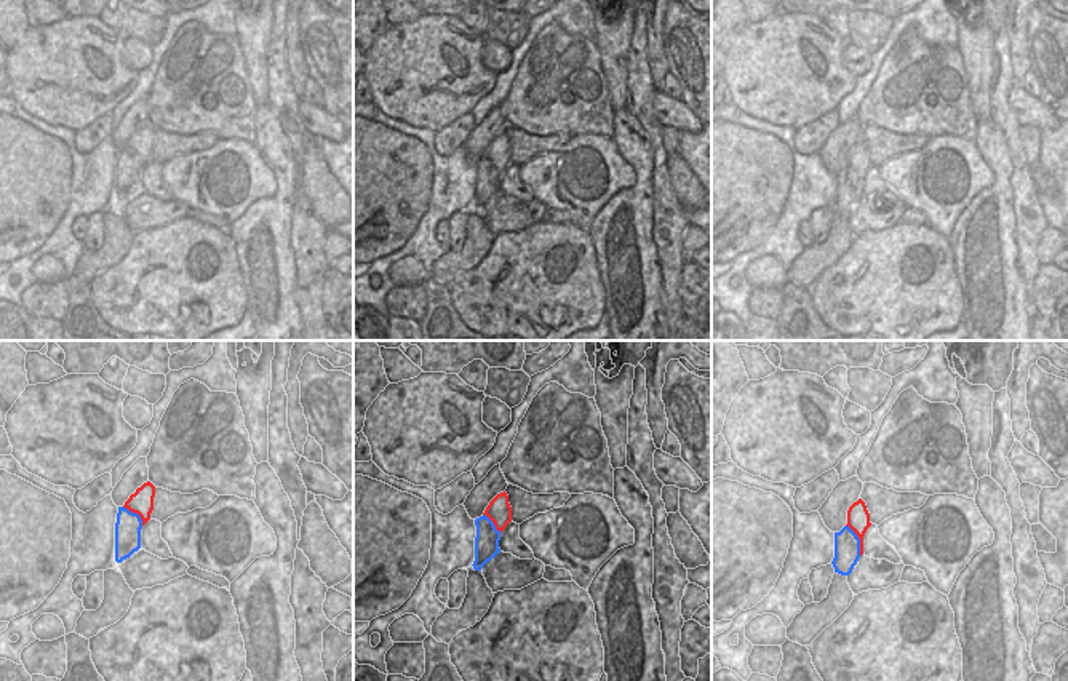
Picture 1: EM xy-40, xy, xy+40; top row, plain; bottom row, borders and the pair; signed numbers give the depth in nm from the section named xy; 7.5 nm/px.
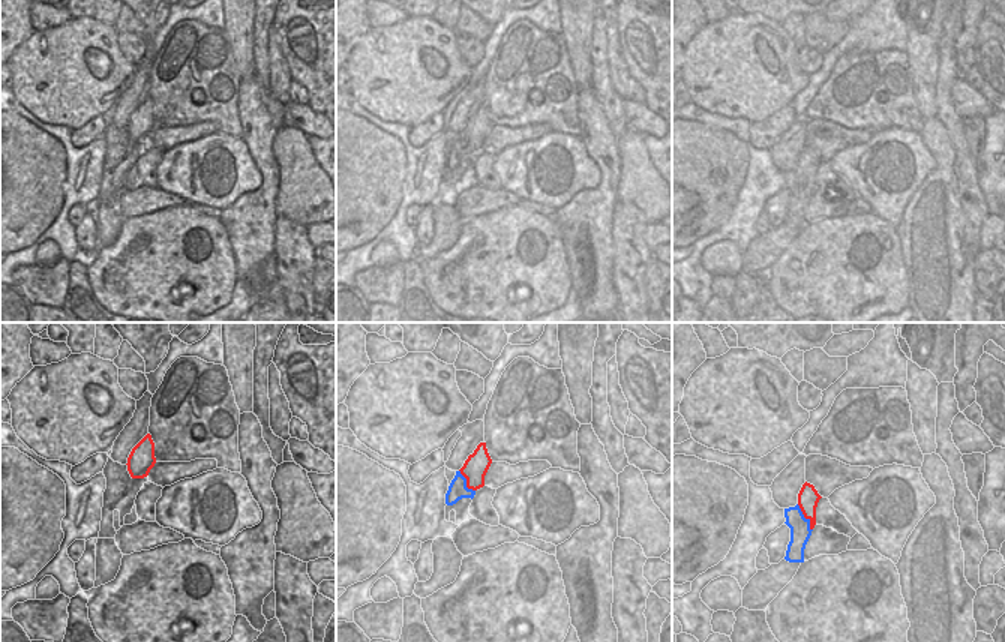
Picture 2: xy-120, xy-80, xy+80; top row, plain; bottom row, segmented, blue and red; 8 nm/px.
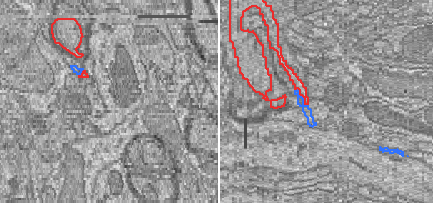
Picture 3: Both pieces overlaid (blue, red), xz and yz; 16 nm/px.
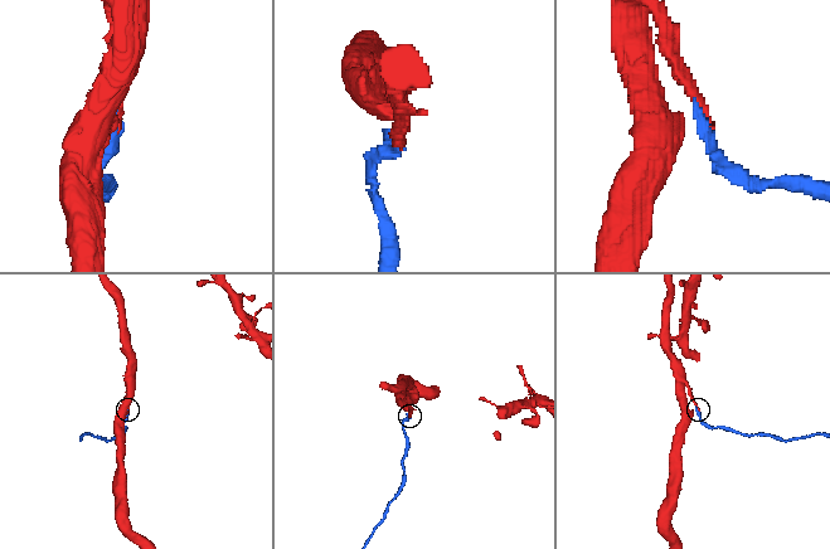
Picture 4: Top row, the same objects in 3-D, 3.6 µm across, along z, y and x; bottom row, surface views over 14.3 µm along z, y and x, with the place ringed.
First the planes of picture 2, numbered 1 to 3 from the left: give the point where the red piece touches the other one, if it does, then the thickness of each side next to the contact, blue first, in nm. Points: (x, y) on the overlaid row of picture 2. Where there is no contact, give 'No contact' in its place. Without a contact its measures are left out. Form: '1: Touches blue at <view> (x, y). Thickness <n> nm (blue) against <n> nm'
1: No contact
2: Touches blue at xy-80 (465, 482). Thickness 150 nm (blue) against 190 nm
3: Touches blue at xy+80 (804, 518). Thickness 170 nm (blue) against 170 nm

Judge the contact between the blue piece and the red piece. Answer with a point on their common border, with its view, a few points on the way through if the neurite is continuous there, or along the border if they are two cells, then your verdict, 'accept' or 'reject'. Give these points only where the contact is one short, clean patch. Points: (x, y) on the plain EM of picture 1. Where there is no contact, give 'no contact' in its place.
meets blue in xy+40 at (859, 183); accept

